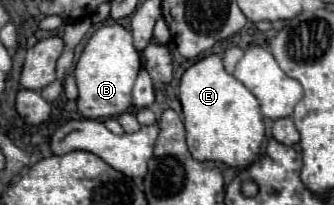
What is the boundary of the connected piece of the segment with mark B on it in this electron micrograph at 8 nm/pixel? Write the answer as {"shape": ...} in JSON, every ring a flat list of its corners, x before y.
{"shape":[[106,24,98,28,86,42,76,64,74,76,78,84,78,110,84,118,110,118,128,110,132,86,140,72,140,54,132,44,132,32,120,24]]}

